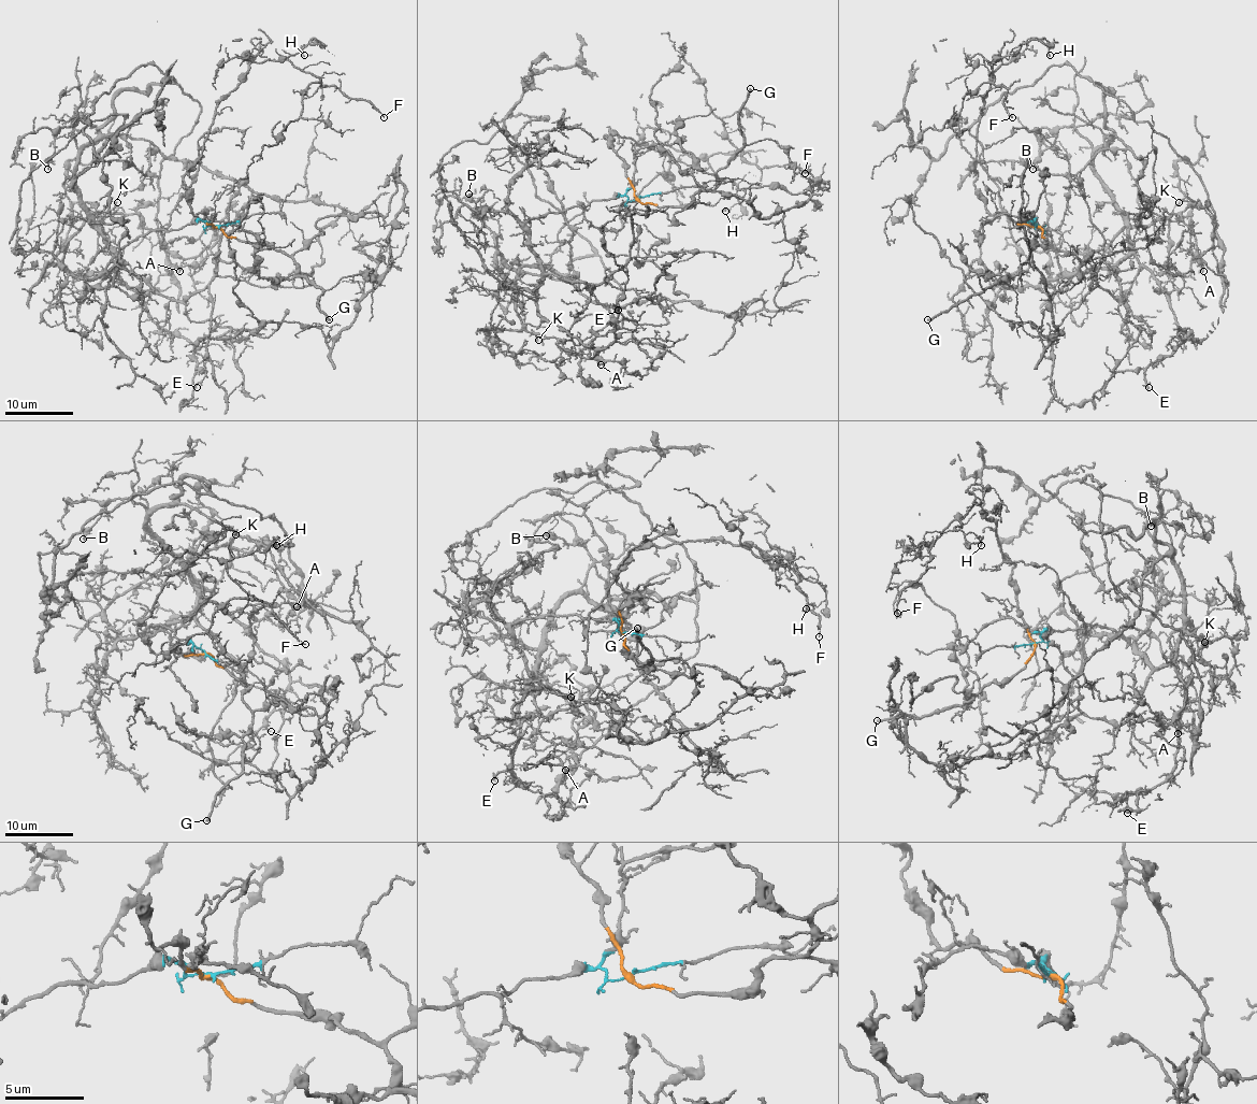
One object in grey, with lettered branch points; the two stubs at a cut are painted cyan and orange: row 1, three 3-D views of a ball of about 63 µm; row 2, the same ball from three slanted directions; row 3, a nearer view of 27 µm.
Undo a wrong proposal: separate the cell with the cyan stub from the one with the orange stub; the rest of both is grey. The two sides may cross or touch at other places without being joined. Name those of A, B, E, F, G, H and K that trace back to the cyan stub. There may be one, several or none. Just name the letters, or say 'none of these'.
A, B, E, K

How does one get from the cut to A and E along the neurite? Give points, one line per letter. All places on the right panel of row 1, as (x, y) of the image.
A: (1037, 225), (1050, 235), (1063, 273), (1088, 273), (1129, 251), (1130, 227), (1176, 213), (1194, 233), (1202, 271)
E: (1037, 225), (1050, 235), (1063, 273), (1088, 273), (1132, 255), (1167, 296), (1187, 337), (1146, 369), (1150, 388)

